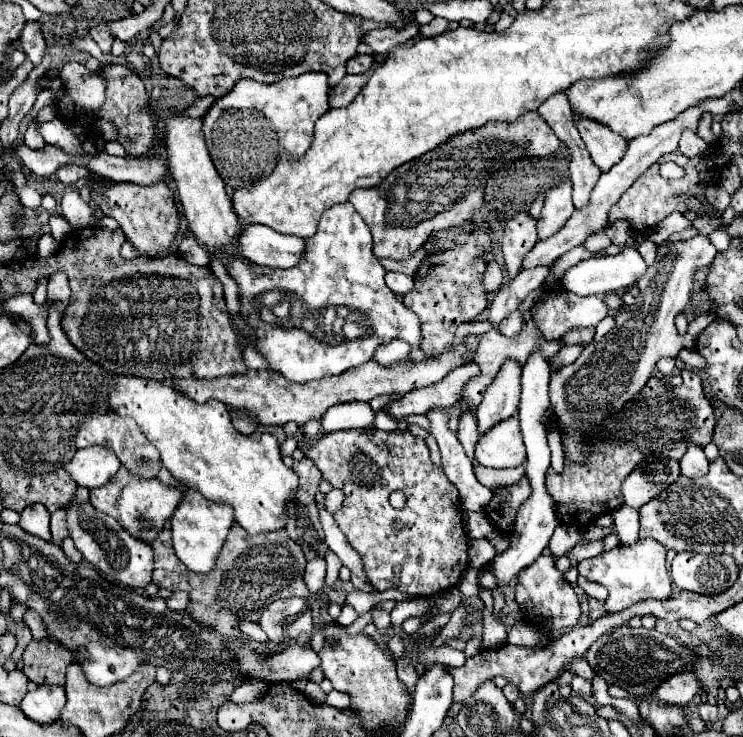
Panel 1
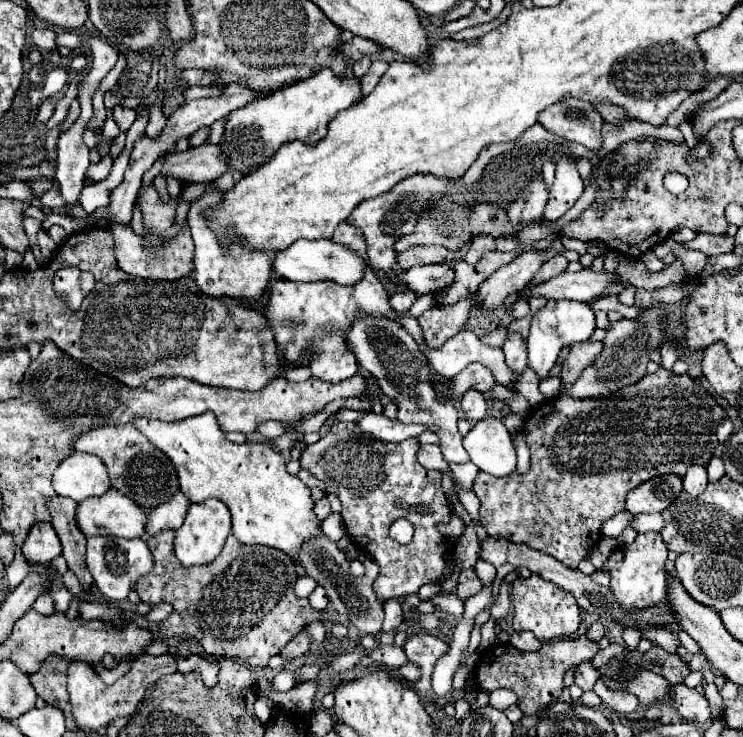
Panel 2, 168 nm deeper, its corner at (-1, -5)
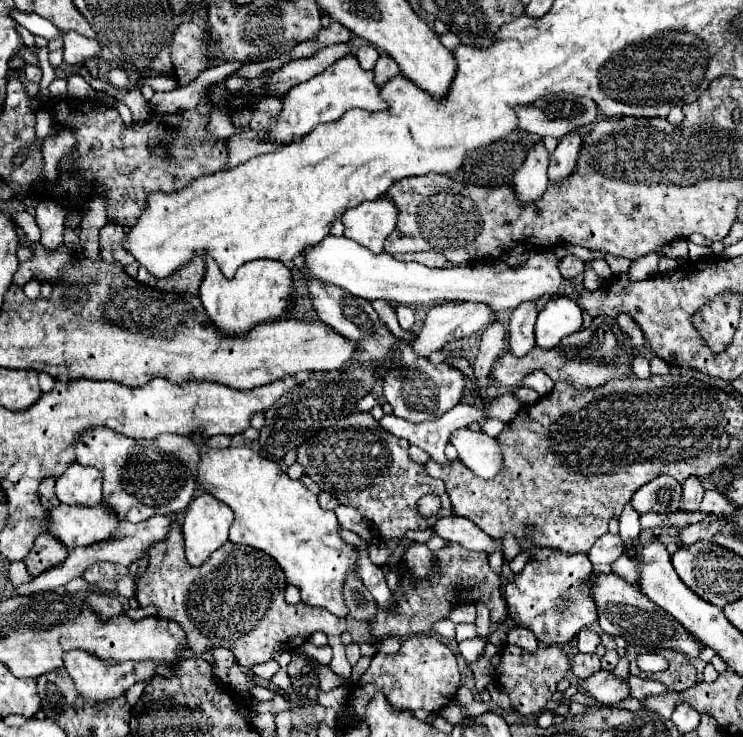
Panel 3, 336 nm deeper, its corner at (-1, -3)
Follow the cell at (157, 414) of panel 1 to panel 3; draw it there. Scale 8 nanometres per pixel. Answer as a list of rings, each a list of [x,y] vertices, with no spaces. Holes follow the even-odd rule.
[[[192,435],[192,441],[200,449],[200,465],[198,465],[198,483],[216,499],[232,507],[234,511],[234,523],[230,527],[230,539],[232,543],[242,543],[254,549],[260,549],[268,553],[286,575],[286,583],[300,589],[302,601],[306,605],[324,607],[336,617],[346,617],[348,607],[342,597],[344,581],[350,573],[356,571],[358,565],[358,551],[352,545],[346,545],[340,537],[342,525],[338,523],[334,511],[324,511],[318,505],[316,495],[312,495],[302,481],[292,481],[284,469],[270,459],[264,459],[250,451],[248,447],[226,447],[226,449],[208,449],[206,437]]]

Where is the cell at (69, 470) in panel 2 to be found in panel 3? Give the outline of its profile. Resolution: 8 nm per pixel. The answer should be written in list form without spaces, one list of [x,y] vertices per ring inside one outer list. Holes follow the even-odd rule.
[[[74,463],[56,479],[56,497],[64,505],[94,507],[102,501],[102,475],[94,467]]]

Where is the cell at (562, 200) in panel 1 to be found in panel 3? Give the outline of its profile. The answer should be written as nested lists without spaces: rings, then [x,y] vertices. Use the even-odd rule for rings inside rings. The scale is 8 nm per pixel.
[[[572,131],[570,135],[566,135],[558,141],[556,151],[550,155],[550,167],[548,167],[550,181],[562,181],[568,175],[572,175],[578,153],[580,153],[580,143],[582,143],[580,131]]]

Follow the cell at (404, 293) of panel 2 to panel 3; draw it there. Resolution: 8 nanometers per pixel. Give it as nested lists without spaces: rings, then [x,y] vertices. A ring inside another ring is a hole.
[[[396,307],[396,313],[398,313],[398,321],[400,321],[400,327],[404,331],[410,331],[412,325],[414,325],[414,311],[410,307]]]

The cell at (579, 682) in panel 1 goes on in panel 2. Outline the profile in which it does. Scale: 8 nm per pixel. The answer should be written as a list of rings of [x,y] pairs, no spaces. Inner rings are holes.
[[[584,661],[582,665],[578,665],[576,675],[574,675],[574,683],[578,687],[582,687],[582,691],[592,691],[596,681],[598,681],[598,671],[594,669],[594,665],[590,661]]]

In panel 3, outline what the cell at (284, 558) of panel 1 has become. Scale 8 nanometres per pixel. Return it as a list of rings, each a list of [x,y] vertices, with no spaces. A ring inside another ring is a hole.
[[[176,523],[166,539],[166,543],[158,543],[158,547],[148,551],[148,559],[150,565],[148,569],[138,577],[136,581],[136,599],[140,607],[146,605],[154,605],[158,609],[160,617],[166,617],[170,621],[176,621],[188,637],[190,647],[196,653],[206,653],[208,649],[216,649],[216,647],[224,647],[230,649],[236,655],[238,665],[242,667],[252,667],[256,663],[264,663],[270,659],[272,651],[292,651],[298,649],[300,645],[304,645],[308,641],[308,637],[316,631],[326,633],[328,637],[328,645],[334,651],[332,657],[332,671],[344,679],[342,687],[350,685],[350,675],[352,675],[352,667],[346,661],[344,655],[344,645],[340,641],[340,635],[346,631],[346,621],[332,615],[330,611],[322,609],[322,607],[310,607],[306,603],[296,603],[290,605],[284,601],[284,589],[286,589],[286,577],[282,575],[282,569],[278,567],[278,563],[274,563],[274,559],[270,559],[266,553],[246,547],[246,545],[238,545],[232,541],[226,541],[224,547],[220,547],[218,551],[214,551],[206,563],[202,563],[200,567],[190,567],[184,559],[184,539],[182,539],[182,529]]]

